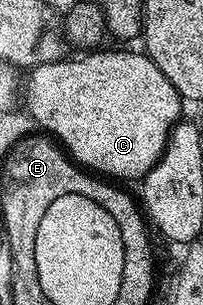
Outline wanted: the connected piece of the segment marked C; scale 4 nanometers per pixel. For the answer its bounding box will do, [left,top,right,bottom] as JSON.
[24,50,184,182]

